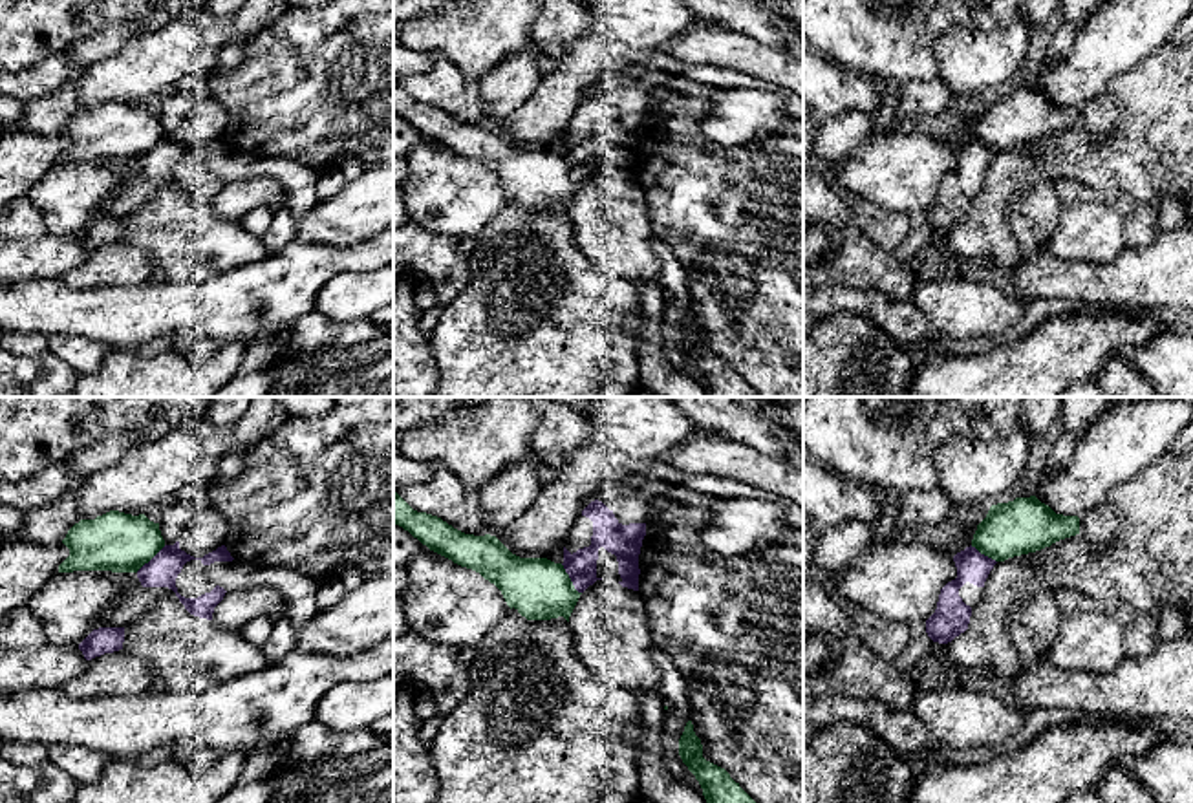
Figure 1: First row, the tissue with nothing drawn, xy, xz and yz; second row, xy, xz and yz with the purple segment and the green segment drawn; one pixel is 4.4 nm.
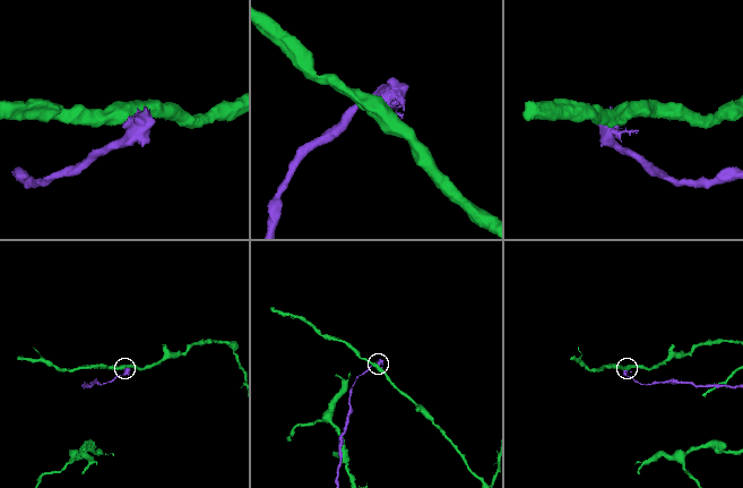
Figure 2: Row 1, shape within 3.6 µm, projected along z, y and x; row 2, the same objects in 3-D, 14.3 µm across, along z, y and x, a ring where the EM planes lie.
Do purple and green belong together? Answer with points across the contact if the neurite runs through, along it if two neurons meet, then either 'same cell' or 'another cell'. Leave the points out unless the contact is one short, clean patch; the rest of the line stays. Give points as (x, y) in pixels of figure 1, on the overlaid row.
border along xz (560, 564), (580, 593); another cell

